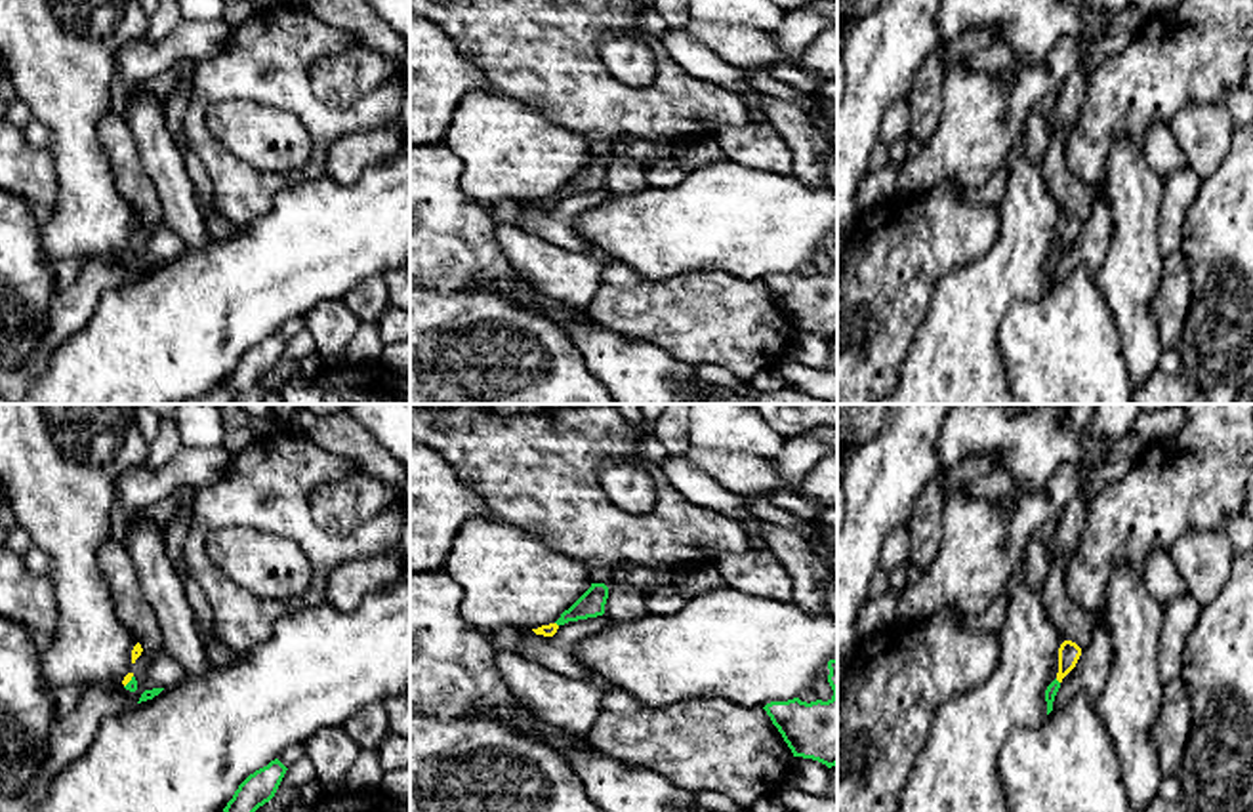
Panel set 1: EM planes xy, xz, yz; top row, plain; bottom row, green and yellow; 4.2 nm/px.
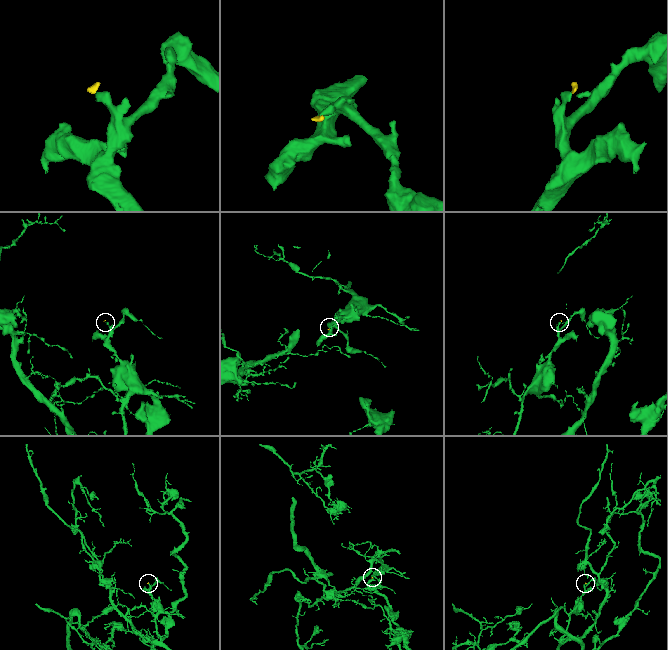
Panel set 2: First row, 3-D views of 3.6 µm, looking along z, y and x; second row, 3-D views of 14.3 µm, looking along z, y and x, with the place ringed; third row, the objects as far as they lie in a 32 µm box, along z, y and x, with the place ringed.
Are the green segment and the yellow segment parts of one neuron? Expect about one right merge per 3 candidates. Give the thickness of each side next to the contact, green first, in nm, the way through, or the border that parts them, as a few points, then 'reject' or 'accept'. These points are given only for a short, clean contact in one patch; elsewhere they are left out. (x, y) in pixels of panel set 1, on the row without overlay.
calibres 50 and 90 nm; way yz (1051, 263), (1057, 254), (1068, 225); accept

